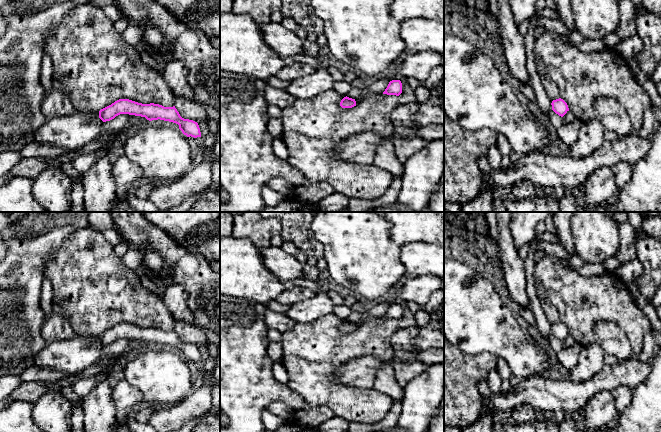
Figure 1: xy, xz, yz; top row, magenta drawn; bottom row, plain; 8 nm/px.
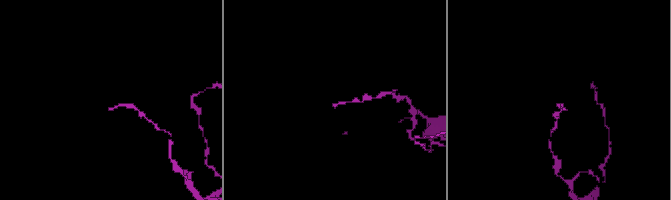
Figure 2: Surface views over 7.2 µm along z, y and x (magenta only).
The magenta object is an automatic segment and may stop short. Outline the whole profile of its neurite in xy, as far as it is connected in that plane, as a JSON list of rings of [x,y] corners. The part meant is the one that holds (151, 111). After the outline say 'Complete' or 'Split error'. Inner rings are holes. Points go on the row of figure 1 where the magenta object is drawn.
[[[119,99],[111,105],[99,111],[99,118],[103,121],[110,121],[120,114],[129,114],[145,117],[147,120],[164,120],[179,125],[179,129],[187,137],[201,137],[200,128],[197,122],[184,119],[173,107],[164,107],[159,104],[142,104],[129,99]]]. Complete

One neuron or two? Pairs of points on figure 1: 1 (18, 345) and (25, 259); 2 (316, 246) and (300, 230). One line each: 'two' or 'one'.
1: one
2: one

